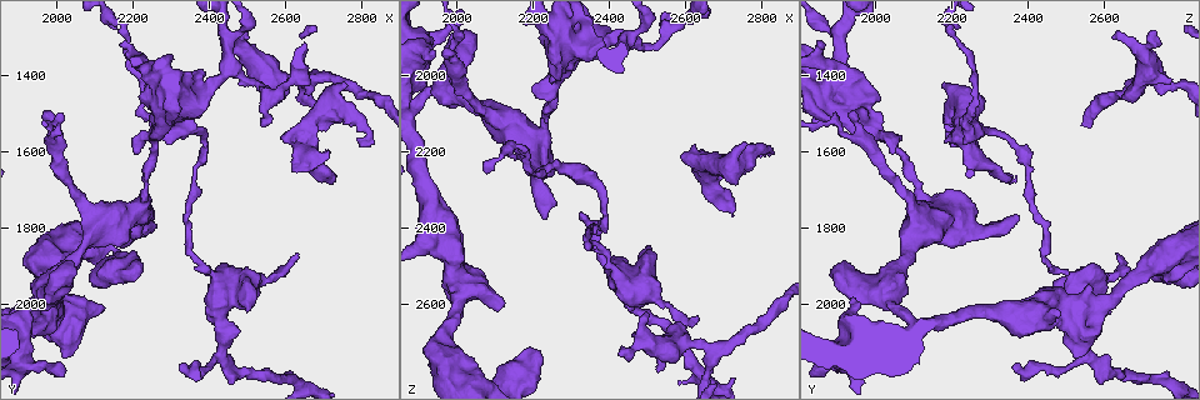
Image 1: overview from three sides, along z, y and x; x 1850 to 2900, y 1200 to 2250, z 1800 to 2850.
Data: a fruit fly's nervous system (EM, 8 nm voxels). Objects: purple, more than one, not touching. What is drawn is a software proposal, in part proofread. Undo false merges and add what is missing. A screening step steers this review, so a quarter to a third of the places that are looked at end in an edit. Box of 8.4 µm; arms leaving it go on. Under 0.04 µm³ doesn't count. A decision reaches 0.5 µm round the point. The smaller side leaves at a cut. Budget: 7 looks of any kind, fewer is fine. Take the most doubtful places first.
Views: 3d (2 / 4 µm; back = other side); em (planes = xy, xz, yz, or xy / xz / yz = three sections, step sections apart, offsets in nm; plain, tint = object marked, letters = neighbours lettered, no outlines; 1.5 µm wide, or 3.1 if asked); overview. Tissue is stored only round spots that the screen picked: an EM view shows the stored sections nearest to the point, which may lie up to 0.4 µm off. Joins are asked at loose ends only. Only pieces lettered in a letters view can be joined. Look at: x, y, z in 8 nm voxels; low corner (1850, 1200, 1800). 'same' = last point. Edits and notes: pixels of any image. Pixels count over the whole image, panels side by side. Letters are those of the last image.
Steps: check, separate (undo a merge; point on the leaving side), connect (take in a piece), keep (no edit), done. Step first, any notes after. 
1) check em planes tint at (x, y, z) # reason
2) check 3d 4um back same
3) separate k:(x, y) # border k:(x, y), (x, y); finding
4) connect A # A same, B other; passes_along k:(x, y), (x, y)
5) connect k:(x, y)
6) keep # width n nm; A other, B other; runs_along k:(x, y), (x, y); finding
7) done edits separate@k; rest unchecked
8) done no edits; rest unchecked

check em planes plain at (2800, 1585, 2200) # an open end

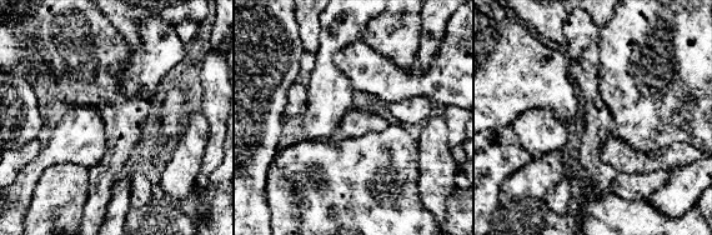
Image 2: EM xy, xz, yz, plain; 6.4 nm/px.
check em planes letters same

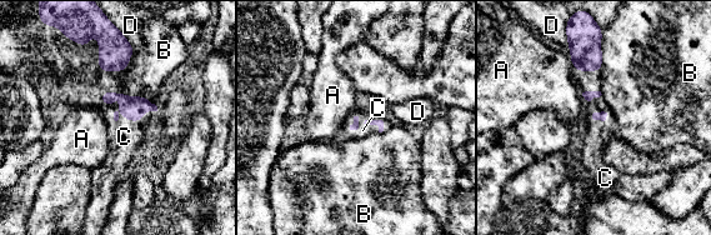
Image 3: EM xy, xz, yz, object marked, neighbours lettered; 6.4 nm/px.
connect C # A other, B other, C same, D other; passes_along 3:(133, 108), (121, 110), (124, 136); the neuron continues

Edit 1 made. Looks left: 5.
check overview # redraw

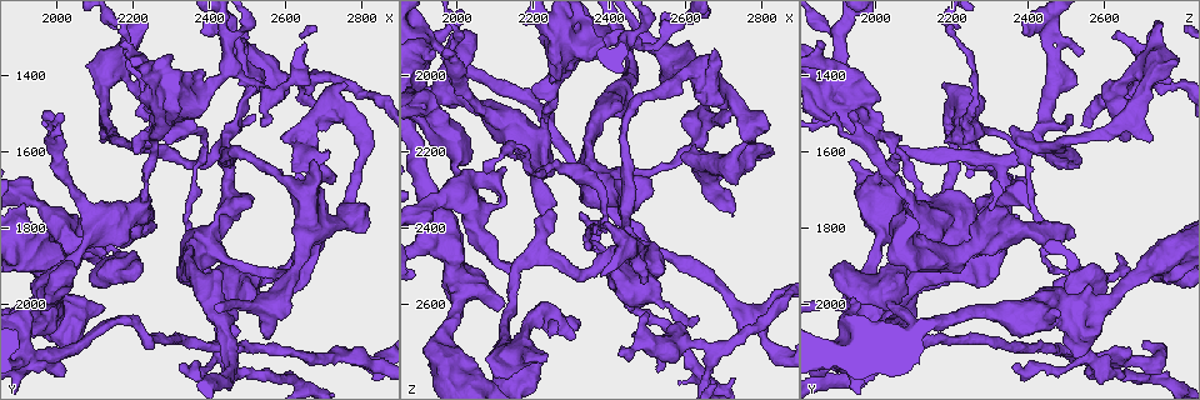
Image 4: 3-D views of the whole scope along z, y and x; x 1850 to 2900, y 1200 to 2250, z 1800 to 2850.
check 3d 2um back at (2225, 1730, 2145) # small branch off a trunk

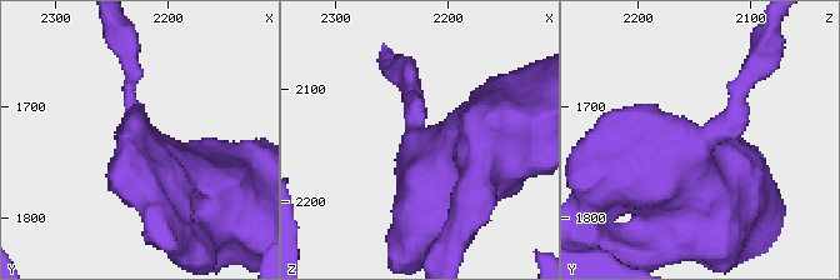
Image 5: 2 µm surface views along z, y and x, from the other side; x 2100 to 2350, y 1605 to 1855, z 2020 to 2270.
check em planes plain at (2230, 1732, 2146) # need the tissue

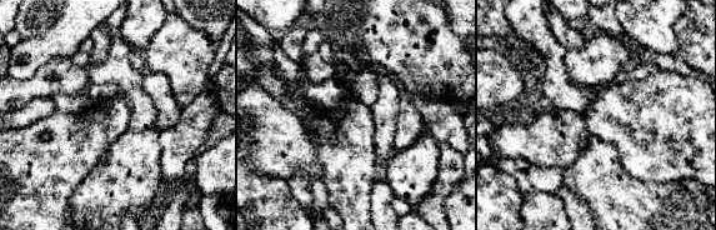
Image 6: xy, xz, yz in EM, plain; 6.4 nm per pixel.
check em planes letters same

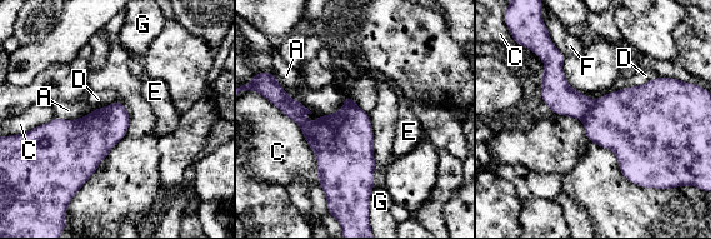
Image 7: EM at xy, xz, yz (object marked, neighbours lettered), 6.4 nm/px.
separate 7:(556, 93) # width 280 nm; A other, C other, D other, E other, F other, G other; border 7:(592, 103), (581, 118); a second neuron is stuck on

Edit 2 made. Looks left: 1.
check em yz step 4 letters at (2520, 1500, 2515) # branch stops here

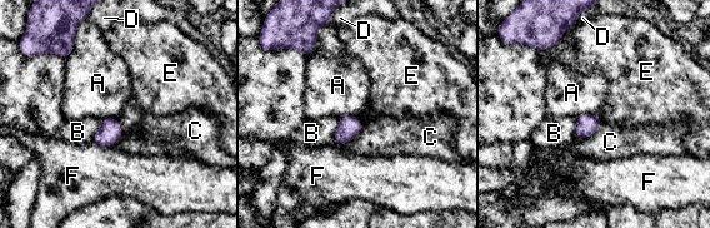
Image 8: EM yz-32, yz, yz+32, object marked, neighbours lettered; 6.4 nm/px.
keep # A other, B other, C other, D other, E other, F other; border 8:(560, 40), (539, 51); none of them fits

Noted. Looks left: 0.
done edits connect@3, separate@7; rest unchecked

